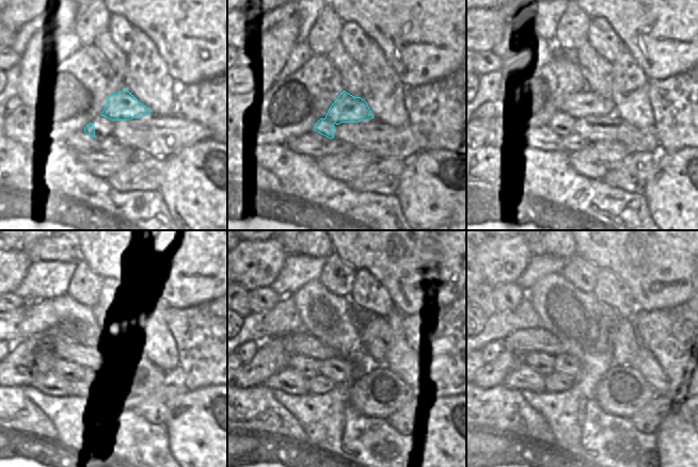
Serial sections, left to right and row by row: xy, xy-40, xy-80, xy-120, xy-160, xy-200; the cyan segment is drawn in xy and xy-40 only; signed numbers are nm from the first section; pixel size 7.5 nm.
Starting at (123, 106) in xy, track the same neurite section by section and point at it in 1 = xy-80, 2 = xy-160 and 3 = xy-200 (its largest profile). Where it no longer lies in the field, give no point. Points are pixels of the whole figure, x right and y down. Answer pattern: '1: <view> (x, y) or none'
1: xy-80 (585, 103)
2: xy-160 (301, 342)
3: xy-200 (522, 341)

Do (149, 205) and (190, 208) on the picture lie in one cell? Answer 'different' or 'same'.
different

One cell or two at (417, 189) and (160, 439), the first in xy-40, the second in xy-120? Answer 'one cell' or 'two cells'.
two cells

